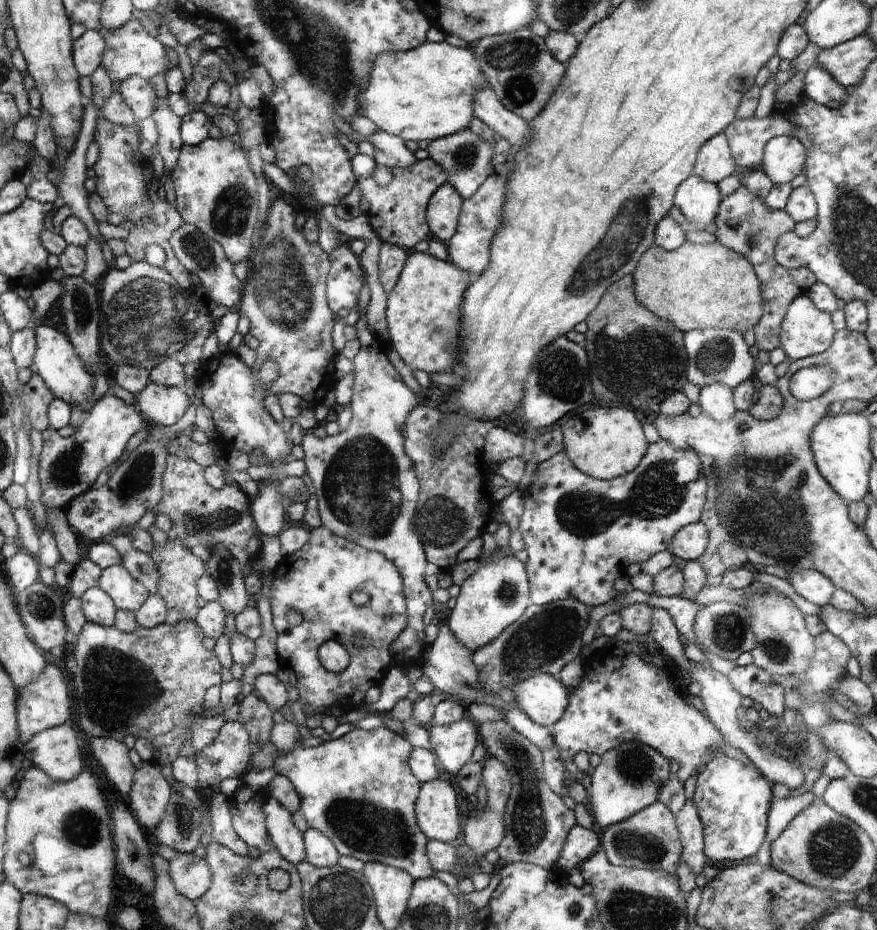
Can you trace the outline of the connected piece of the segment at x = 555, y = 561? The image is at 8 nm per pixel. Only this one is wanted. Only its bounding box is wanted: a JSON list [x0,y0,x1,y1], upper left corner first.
[517,439,707,608]

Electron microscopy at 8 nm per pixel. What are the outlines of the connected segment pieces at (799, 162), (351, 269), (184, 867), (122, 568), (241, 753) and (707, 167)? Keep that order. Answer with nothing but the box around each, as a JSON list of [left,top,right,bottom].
[[760,135,808,185],[329,240,364,314],[171,853,215,902],[101,564,152,612],[194,720,254,788],[692,131,734,184]]

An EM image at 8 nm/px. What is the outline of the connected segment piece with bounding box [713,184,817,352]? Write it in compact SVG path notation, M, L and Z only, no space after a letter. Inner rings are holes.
M744 184L740 185L730 196L721 200L716 218L716 241L726 248L734 249L746 257L753 268L758 268L758 276L762 276L762 284L766 284L766 320L754 327L755 345L759 350L770 352L781 345L780 324L785 320L786 308L802 293L808 293L809 288L817 282L813 272L806 267L787 269L777 263L776 248L780 237L794 231L796 221L785 210L774 210L765 204L759 196L754 196ZM751 235L755 235L755 243L751 243Z

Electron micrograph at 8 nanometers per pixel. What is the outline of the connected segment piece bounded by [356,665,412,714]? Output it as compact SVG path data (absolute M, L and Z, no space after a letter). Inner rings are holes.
M394 665L390 667L390 672L387 672L386 678L384 678L383 683L380 685L380 689L380 698L374 704L362 703L356 708L356 711L366 707L369 709L369 712L379 710L381 714L386 714L394 708L394 704L398 700L406 698L412 686L409 683L409 678L402 670L402 666Z

